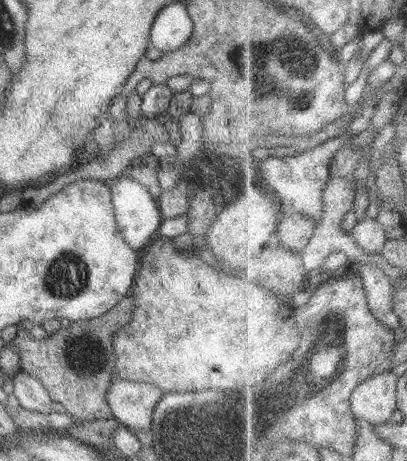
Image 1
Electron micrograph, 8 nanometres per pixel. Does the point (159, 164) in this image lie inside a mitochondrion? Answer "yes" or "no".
no

